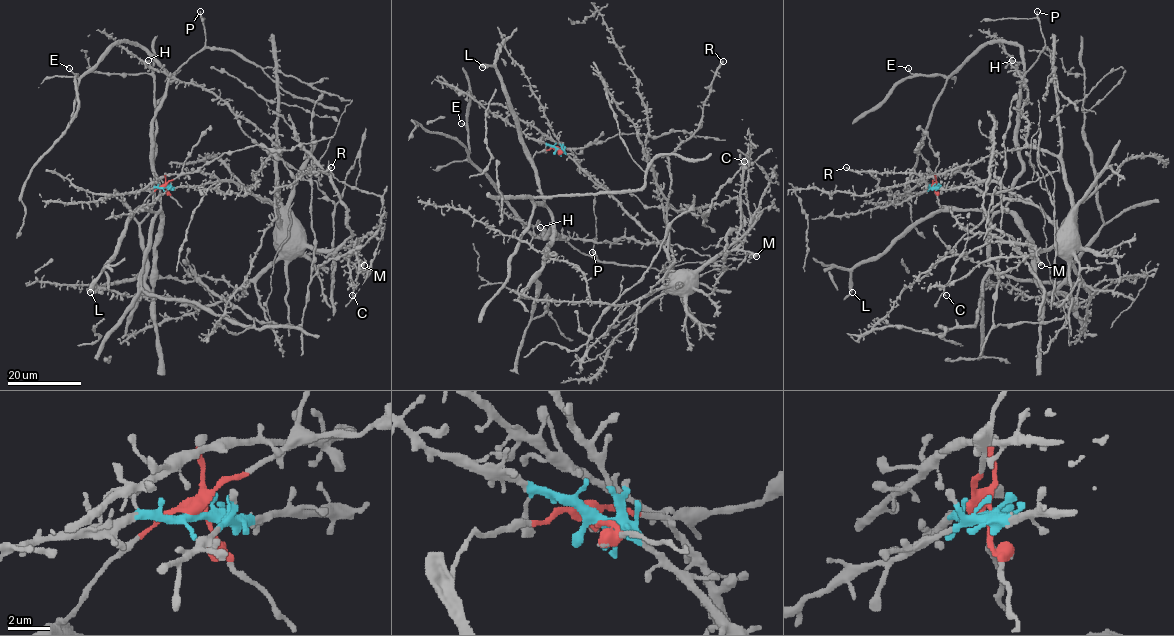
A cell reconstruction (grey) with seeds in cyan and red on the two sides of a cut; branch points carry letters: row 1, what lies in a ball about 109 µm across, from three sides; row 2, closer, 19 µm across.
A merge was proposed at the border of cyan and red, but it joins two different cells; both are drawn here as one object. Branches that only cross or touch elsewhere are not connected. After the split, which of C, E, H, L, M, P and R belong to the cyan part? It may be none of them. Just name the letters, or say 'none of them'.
C, H, M, R

